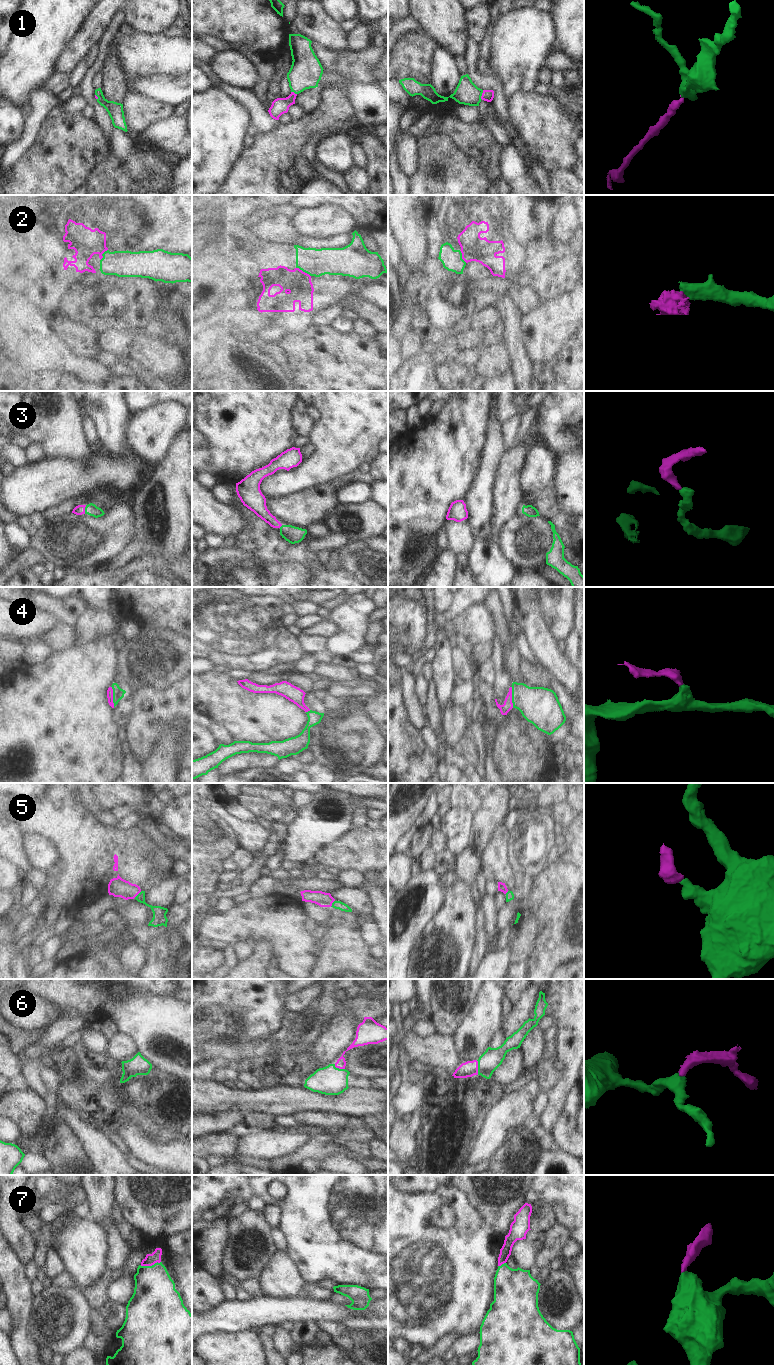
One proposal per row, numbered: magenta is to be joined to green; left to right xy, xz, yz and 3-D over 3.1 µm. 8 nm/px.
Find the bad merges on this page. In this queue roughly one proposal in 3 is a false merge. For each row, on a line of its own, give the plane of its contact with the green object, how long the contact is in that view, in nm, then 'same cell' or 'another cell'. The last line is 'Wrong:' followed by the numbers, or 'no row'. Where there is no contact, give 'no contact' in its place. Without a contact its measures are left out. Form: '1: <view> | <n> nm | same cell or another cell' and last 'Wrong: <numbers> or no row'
1: yz | 80 nm | same cell
2: xz | 140 nm | another cell
3: xy | 70 nm | same cell
4: yz | 180 nm | same cell
5: xy | 80 nm | same cell
6: yz | 120 nm | same cell
7: xy | 170 nm | same cell
Wrong: 2

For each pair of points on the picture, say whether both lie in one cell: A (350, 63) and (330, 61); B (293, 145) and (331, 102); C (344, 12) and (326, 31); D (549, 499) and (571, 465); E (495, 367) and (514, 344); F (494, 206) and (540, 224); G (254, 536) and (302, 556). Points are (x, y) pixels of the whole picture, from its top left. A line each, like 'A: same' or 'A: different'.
A: same
B: same
C: different
D: different
E: different
F: different
G: same

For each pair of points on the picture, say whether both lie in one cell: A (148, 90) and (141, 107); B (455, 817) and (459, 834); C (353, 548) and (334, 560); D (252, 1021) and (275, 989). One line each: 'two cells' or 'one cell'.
A: two cells
B: one cell
C: one cell
D: one cell

